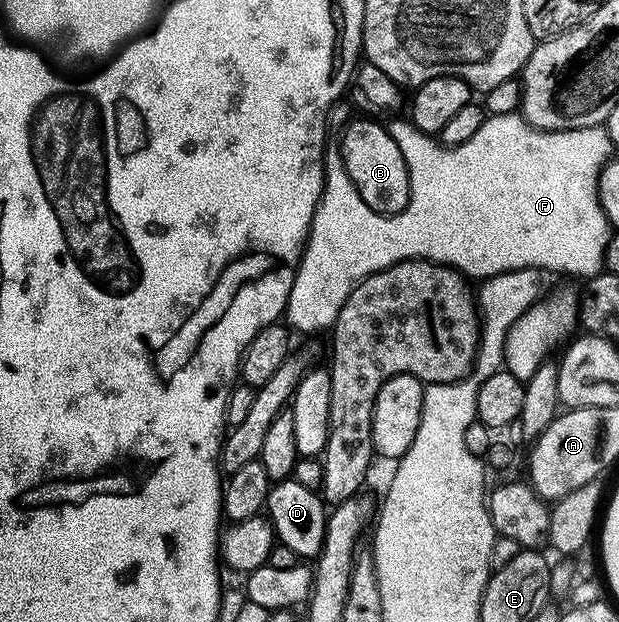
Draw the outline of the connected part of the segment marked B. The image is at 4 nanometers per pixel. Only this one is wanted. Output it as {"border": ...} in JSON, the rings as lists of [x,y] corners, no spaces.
{"border":[[[364,118],[351,122],[345,131],[341,144],[345,169],[371,211],[383,217],[395,217],[403,214],[411,202],[412,181],[408,164],[390,130],[373,122],[376,120]]]}

